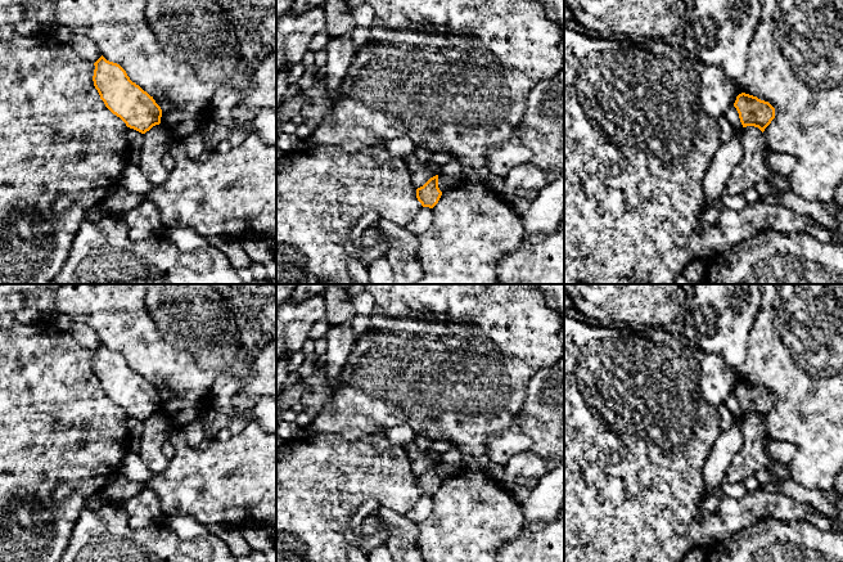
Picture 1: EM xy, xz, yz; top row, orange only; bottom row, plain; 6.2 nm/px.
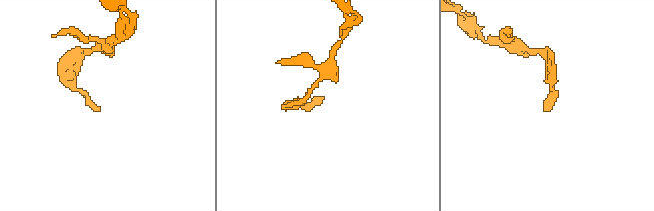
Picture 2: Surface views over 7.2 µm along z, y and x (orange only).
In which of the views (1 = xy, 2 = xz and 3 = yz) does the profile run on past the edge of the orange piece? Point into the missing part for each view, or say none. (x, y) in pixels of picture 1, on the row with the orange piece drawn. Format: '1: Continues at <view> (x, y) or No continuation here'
1: No continuation here
2: No continuation here
3: No continuation here

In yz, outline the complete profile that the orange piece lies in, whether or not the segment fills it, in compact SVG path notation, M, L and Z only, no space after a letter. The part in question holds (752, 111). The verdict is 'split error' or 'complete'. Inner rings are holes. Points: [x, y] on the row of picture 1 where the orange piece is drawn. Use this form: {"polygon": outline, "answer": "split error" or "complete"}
{"polygon": "M741 93L734 103L743 127L754 126L762 132L775 118L775 108L757 96Z", "answer": "complete"}

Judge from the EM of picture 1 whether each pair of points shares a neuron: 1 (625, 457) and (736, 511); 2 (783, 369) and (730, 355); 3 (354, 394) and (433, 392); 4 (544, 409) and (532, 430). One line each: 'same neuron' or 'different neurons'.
1: same neuron
2: different neurons
3: same neuron
4: different neurons

